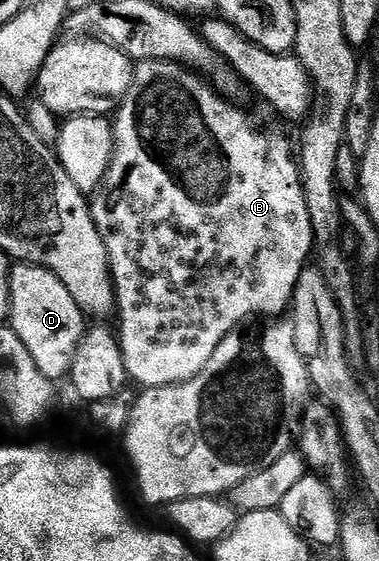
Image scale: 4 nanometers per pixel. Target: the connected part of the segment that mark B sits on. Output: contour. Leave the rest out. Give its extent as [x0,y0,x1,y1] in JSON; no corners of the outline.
[92,60,313,389]

